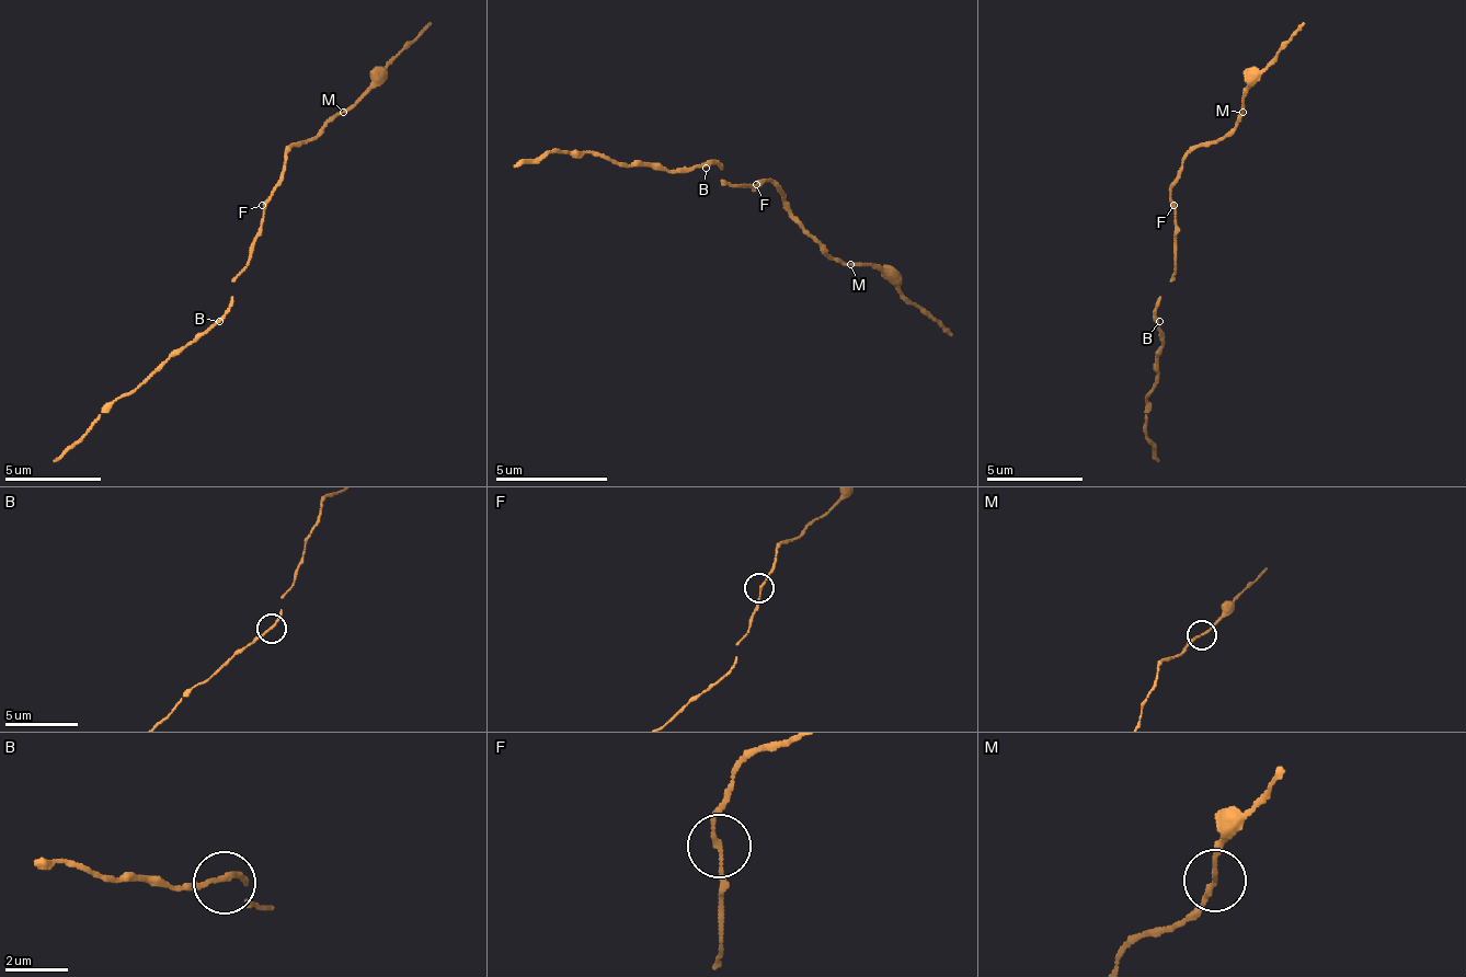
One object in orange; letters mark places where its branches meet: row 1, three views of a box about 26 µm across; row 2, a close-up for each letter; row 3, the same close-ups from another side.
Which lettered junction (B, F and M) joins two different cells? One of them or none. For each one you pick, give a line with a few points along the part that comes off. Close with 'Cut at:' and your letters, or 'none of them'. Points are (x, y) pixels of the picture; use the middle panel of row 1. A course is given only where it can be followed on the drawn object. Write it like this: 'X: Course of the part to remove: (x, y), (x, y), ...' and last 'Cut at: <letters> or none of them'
Cut at: none of them

